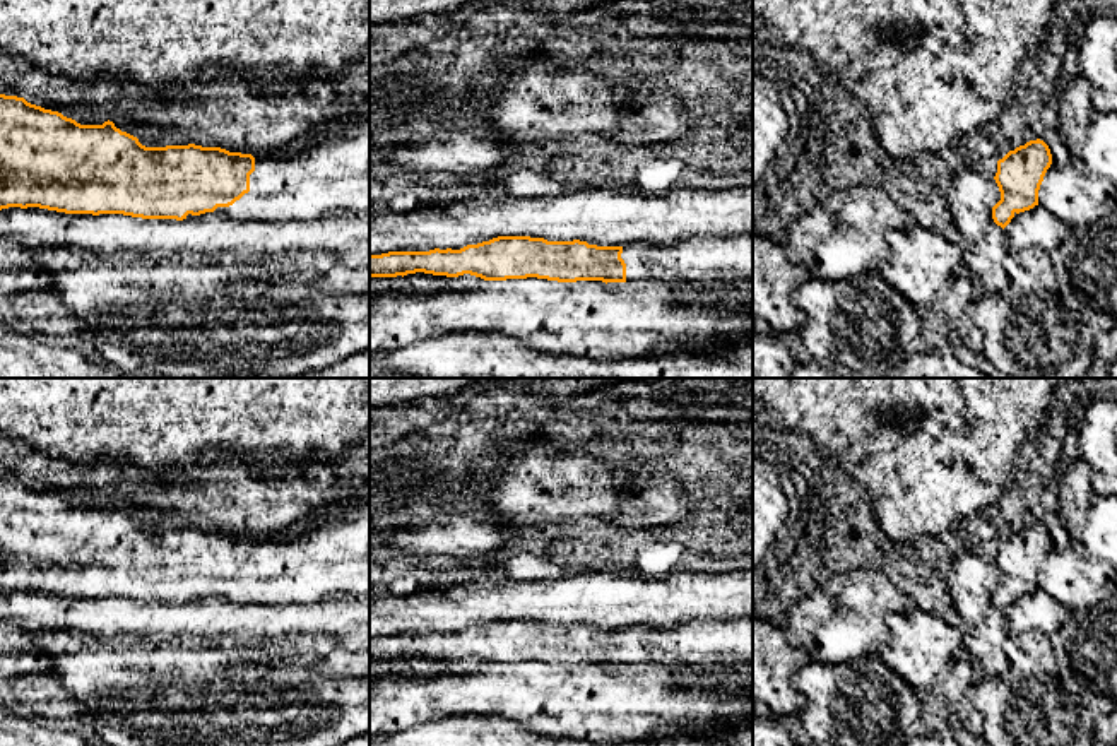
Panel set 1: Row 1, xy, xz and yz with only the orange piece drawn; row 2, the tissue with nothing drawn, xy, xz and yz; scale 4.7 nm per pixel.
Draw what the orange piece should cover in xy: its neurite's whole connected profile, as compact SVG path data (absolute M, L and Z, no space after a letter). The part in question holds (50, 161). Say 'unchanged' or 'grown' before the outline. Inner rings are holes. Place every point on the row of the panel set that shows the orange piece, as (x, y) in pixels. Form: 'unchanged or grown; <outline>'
grown; M0 94L0 210L39 207L65 214L123 214L142 219L176 219L217 212L245 221L310 221L332 210L369 212L369 113L328 130L301 156L282 159L270 154L241 154L221 147L166 145L145 147L113 121L80 125L58 111Z

